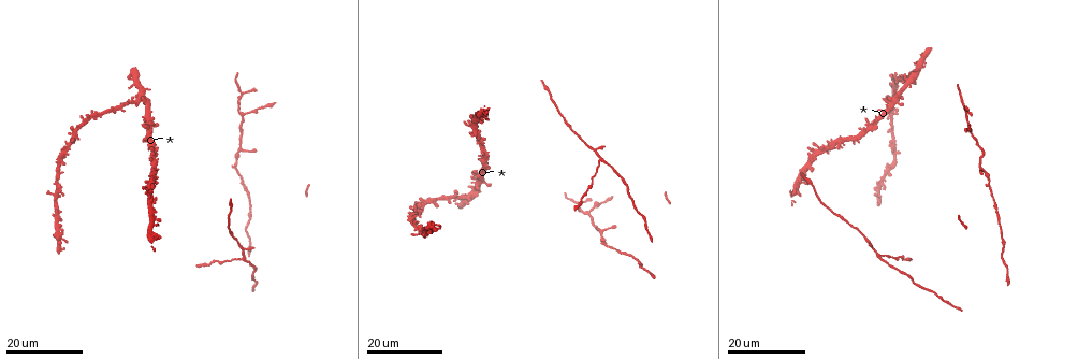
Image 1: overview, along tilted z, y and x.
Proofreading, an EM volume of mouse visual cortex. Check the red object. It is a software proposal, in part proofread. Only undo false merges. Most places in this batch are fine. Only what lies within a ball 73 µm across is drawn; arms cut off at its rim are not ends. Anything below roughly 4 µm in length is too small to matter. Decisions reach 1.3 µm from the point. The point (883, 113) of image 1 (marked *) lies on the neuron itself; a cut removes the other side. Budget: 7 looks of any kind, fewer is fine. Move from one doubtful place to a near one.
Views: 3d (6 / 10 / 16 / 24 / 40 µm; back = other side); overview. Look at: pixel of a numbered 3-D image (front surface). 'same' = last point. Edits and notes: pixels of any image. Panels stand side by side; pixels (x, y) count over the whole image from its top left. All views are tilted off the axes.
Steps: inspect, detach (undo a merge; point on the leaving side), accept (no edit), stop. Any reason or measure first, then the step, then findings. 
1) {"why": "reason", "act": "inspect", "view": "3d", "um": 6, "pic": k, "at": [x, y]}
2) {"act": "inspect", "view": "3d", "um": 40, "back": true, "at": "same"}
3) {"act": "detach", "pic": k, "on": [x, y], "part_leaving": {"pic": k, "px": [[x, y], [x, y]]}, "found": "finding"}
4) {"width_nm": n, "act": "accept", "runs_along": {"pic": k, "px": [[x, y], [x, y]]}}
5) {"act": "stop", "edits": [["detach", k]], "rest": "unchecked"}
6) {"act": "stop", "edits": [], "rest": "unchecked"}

{"why": "three-way junction", "act": "inspect", "view": "3d", "um": 16, "pic": 1, "at": [238, 150]}

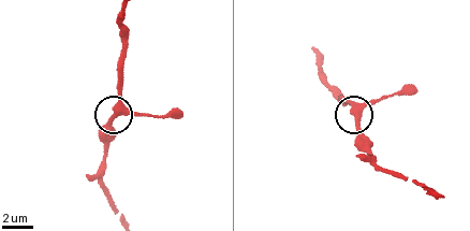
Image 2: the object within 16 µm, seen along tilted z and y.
{"act": "inspect", "view": "3d", "um": 6, "pic": 2, "at": [361, 111]}

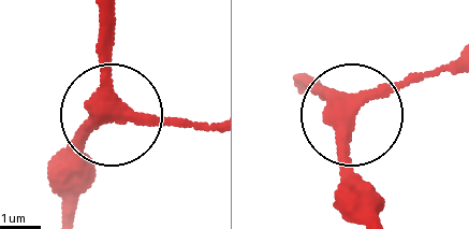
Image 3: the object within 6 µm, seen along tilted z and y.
{"width_nm": 350, "act": "accept", "runs_along": {"pic": 3, "px": [[105, 15], [108, 105], [211, 126]]}, "found": "continuous, no second neuron"}

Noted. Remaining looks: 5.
{"act": "inspect", "view": "3d", "um": 16, "pic": 1, "at": [918, 71]}

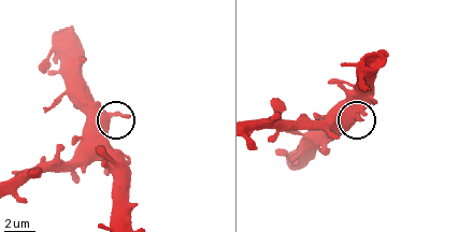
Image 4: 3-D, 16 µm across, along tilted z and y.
{"act": "inspect", "view": "3d", "um": 6, "pic": 4, "at": [106, 114]}

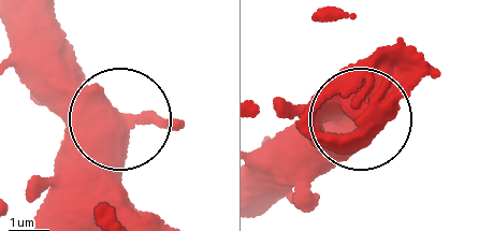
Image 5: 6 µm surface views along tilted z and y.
{"side_arm_um": 7, "act": "accept", "runs_along": {"pic": 5, "px": [[121, 212], [109, 115], [28, 43]]}, "found": "all the same neuron"}

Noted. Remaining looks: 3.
{"act": "inspect", "view": "3d", "um": 16, "pic": 1, "at": [876, 255]}

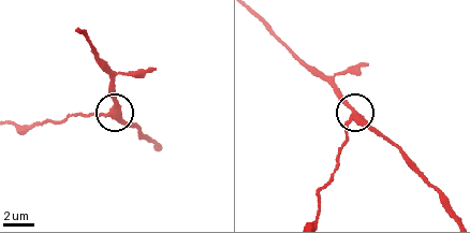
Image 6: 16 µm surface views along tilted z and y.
{"act": "inspect", "view": "3d", "um": 6, "pic": 6, "at": [355, 119]}

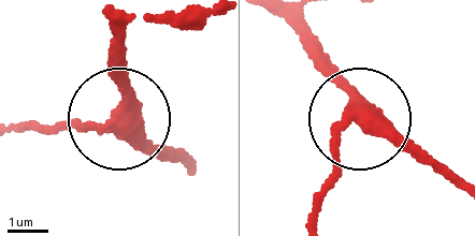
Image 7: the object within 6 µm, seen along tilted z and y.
{"arms": 3, "act": "detach", "pic": 7, "on": [80, 124], "part_leaving": {"pic": 7, "px": [[105, 129], [80, 119], [44, 132], [25, 126]]}, "found": "two neurons meet here"}

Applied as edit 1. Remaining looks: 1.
{"act": "stop", "edits": [["detach", 7]], "rest": "unchecked"}

